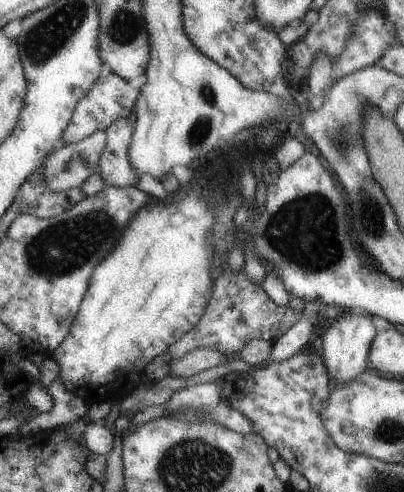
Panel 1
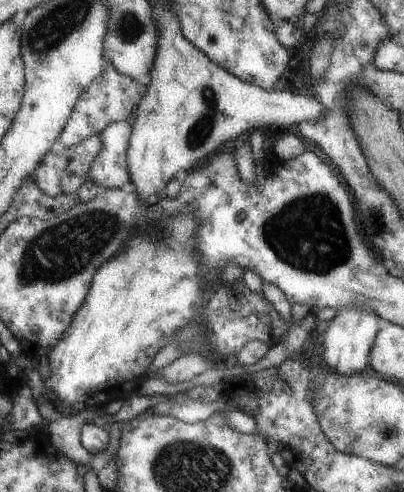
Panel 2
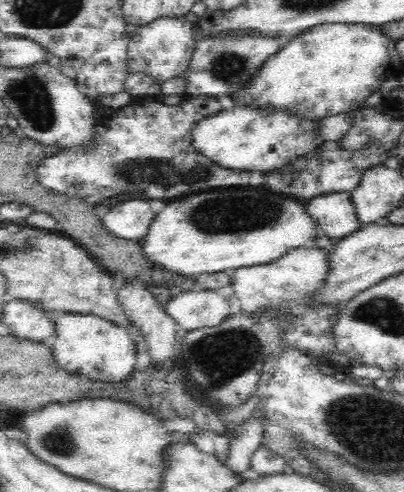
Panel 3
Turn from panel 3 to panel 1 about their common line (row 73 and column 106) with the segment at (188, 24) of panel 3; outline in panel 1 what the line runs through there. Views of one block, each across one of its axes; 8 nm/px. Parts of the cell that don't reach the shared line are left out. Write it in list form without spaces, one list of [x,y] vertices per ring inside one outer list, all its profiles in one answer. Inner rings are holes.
[[[133,118],[115,120],[105,128],[105,148],[93,174],[107,184],[107,188],[129,188],[137,184],[137,174],[127,158],[127,148],[133,134]]]

